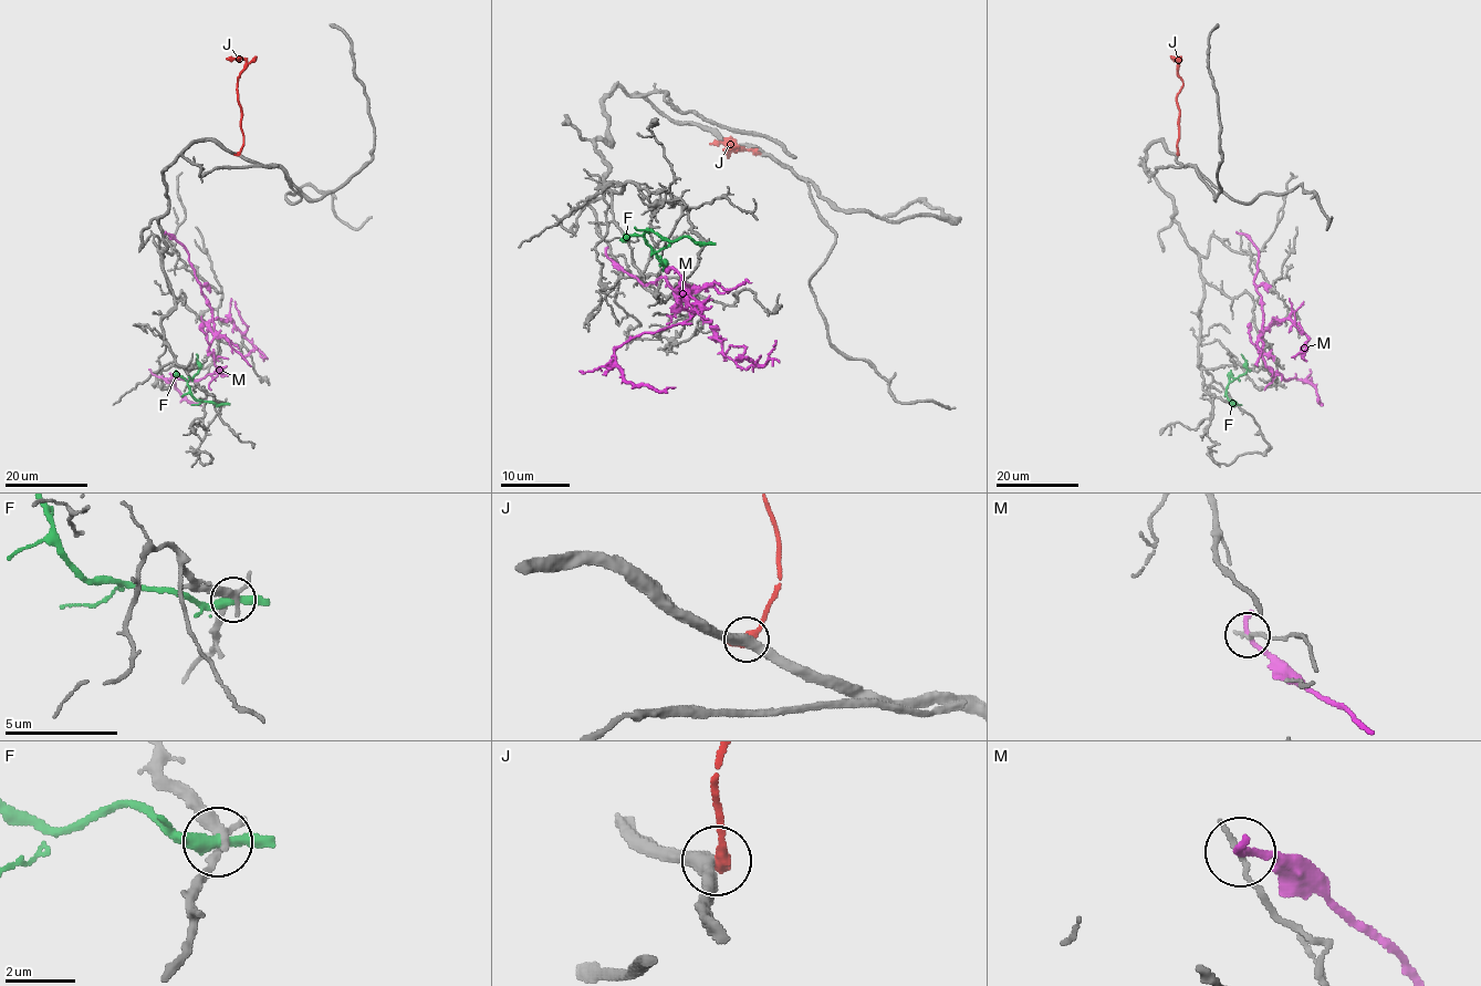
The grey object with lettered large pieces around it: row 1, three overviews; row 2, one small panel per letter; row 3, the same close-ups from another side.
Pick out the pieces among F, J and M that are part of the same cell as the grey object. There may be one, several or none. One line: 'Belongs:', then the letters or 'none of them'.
Belongs: none of them

